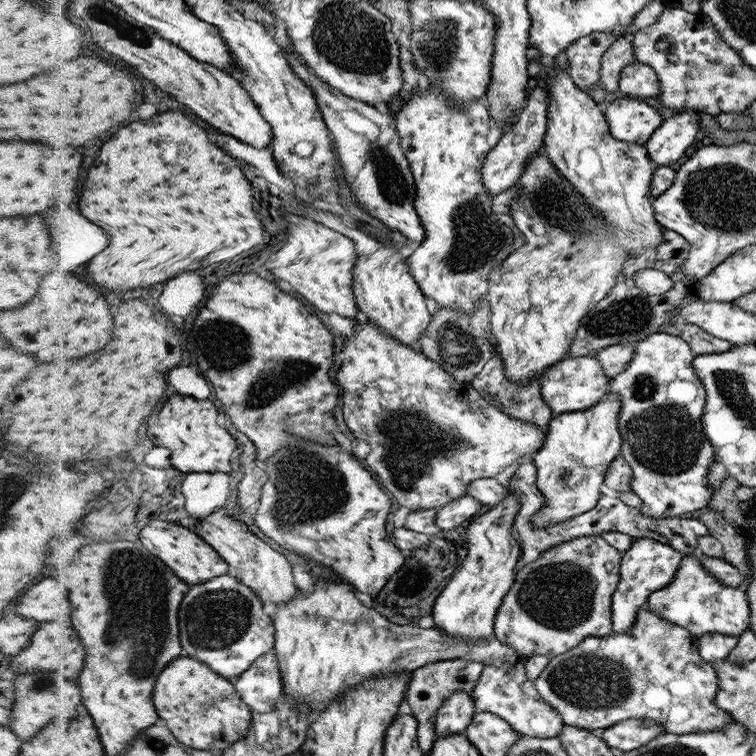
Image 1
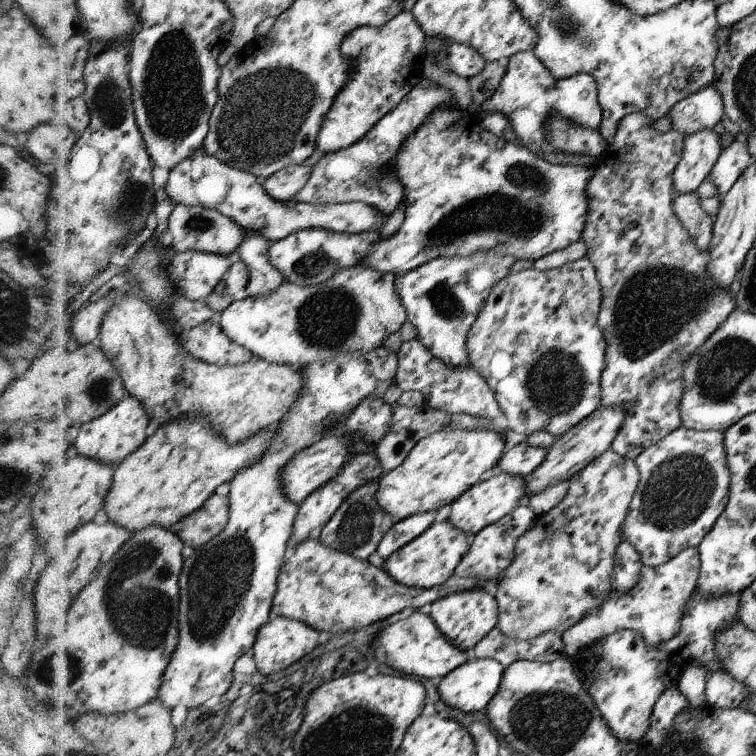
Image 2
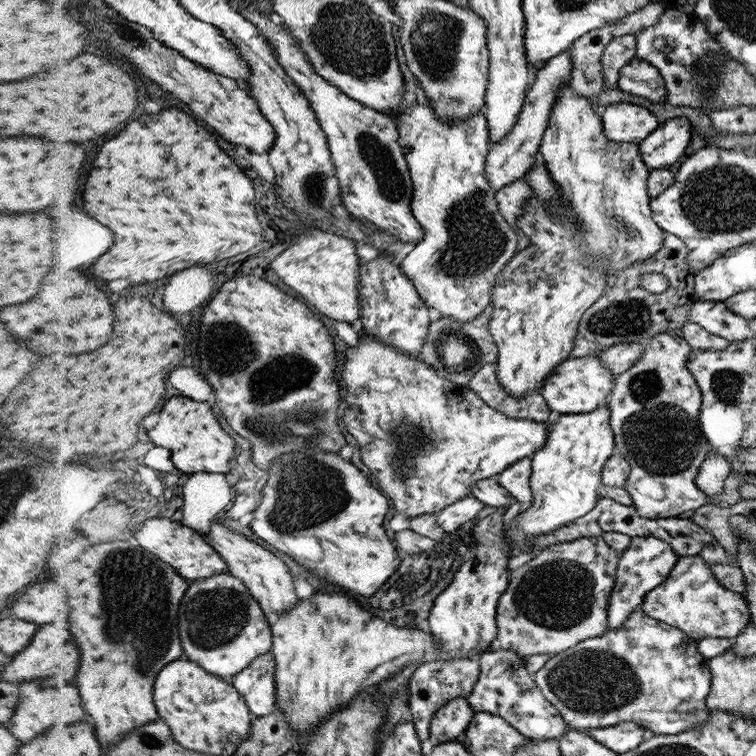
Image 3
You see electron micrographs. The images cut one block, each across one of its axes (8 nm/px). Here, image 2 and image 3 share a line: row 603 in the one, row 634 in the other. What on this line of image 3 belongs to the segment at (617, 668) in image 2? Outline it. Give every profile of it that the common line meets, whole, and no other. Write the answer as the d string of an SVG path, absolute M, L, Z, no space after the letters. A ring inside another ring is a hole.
M698 555L681 556L666 582L650 591L642 611L656 620L664 621L673 627L683 629L696 641L704 637L733 639L742 634L751 622L751 608L742 594L724 588L712 573L703 557Z

